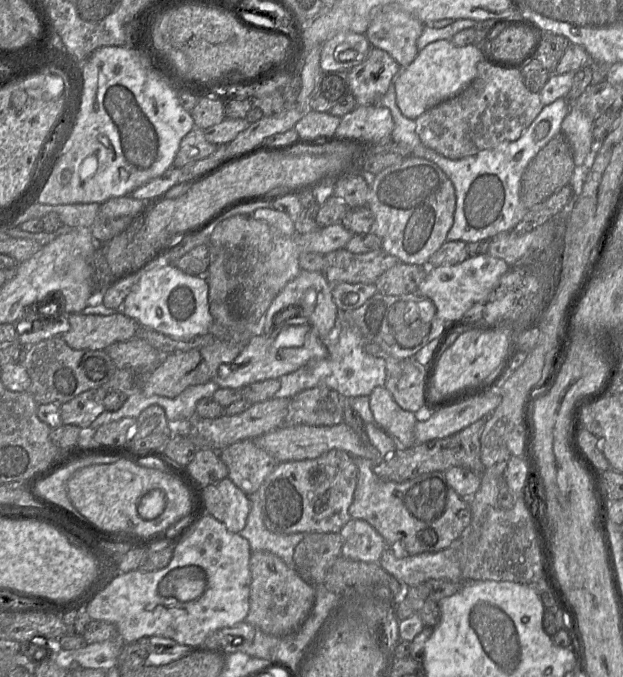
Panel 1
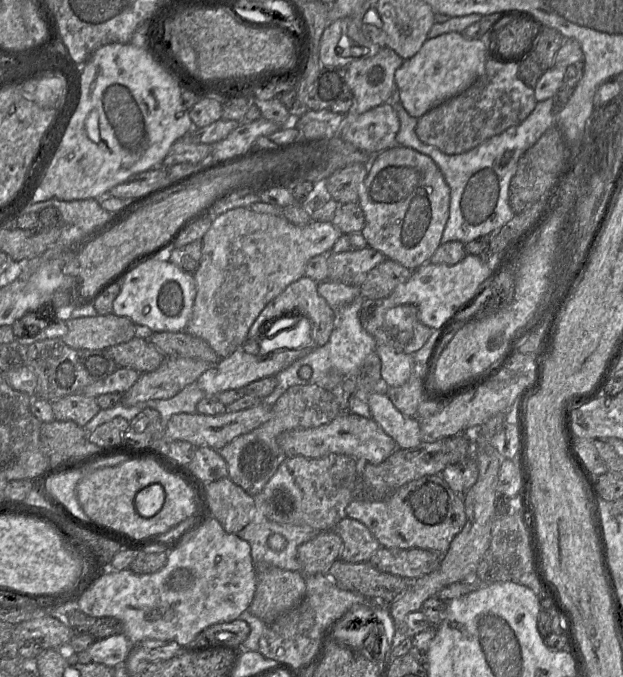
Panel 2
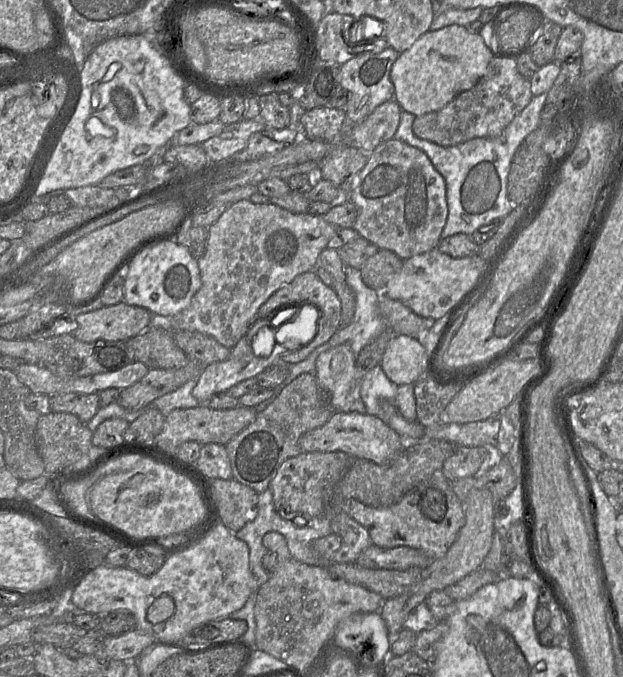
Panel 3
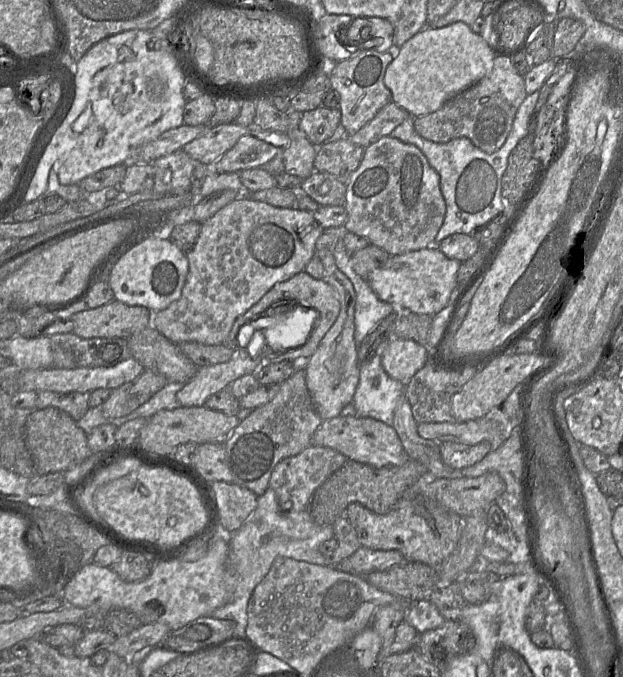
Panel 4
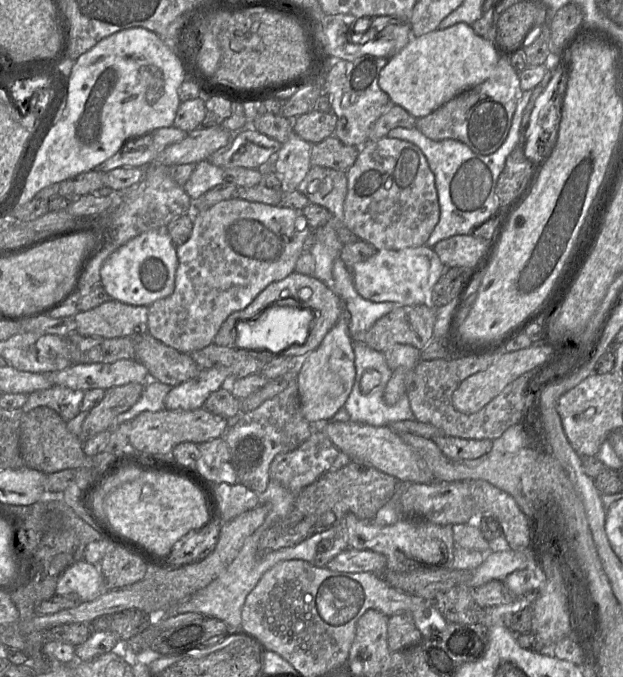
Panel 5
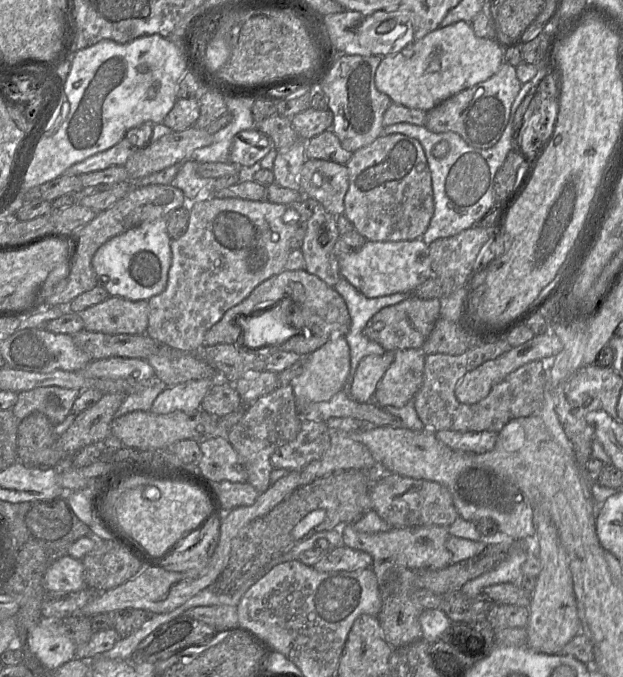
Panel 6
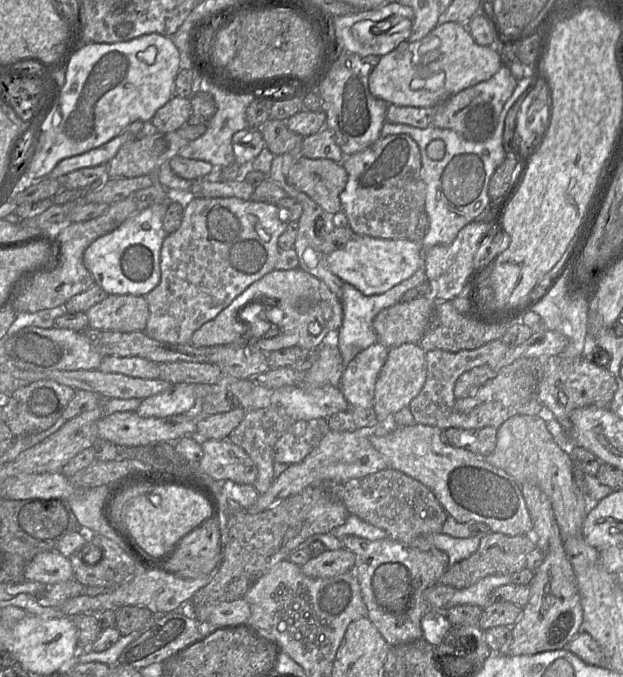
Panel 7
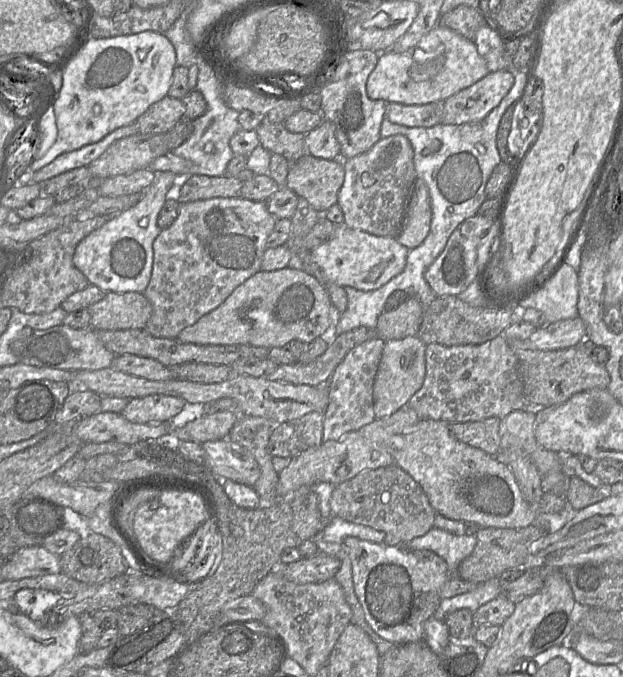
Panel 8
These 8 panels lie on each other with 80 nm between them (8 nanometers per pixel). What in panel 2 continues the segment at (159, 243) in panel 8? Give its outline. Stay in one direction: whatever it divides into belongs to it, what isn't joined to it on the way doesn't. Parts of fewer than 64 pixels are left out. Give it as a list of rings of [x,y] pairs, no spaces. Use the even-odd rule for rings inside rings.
[[[238,207],[220,214],[202,238],[200,265],[193,273],[197,293],[185,330],[205,340],[220,359],[229,356],[246,341],[263,308],[289,284],[305,275],[306,264],[311,258],[330,253],[342,235],[331,222],[312,221],[308,225],[297,226],[284,216],[254,212],[250,207]]]

